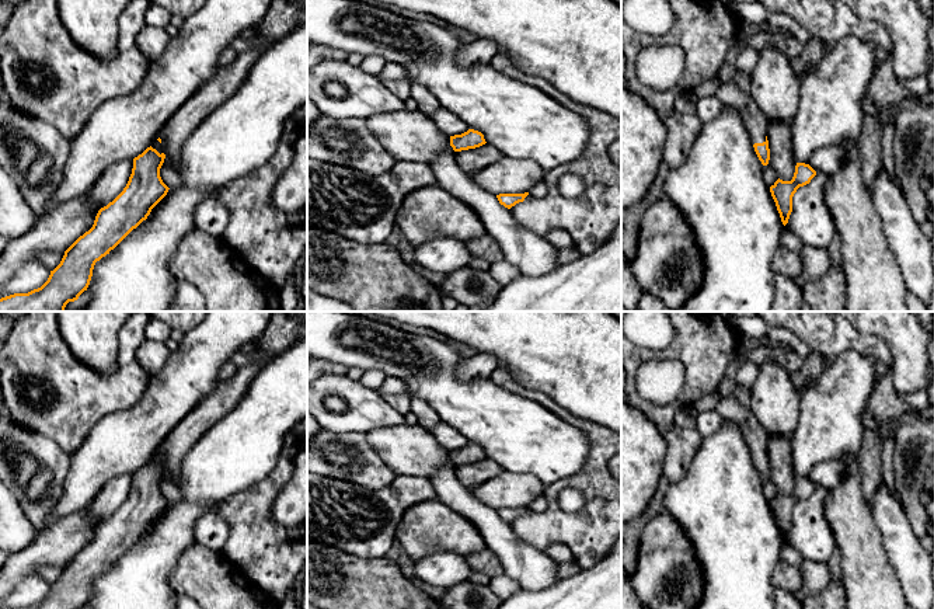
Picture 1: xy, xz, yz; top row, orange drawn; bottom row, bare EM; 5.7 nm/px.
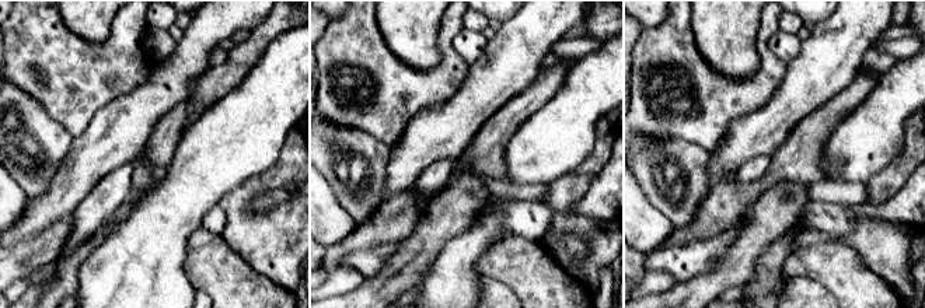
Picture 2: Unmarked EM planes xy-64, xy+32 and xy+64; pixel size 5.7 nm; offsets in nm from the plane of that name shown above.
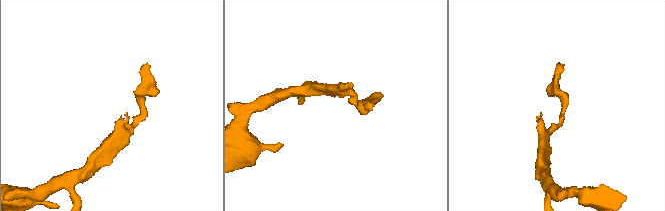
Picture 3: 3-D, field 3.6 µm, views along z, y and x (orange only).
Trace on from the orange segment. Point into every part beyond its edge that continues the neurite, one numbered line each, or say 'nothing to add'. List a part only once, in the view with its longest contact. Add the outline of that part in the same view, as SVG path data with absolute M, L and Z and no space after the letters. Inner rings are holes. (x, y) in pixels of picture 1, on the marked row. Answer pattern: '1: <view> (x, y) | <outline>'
1: yz (728, 93) | M729 80L721 84L715 95L725 105L740 112L753 145L766 142L769 121L750 93L740 91L735 81Z

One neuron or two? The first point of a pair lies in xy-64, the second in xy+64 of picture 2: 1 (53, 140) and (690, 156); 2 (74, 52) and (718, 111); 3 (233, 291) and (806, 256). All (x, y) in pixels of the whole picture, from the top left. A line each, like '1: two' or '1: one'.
1: one
2: one
3: one

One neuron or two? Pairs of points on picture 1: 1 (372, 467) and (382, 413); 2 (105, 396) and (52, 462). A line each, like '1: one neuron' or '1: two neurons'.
1: two neurons
2: two neurons

